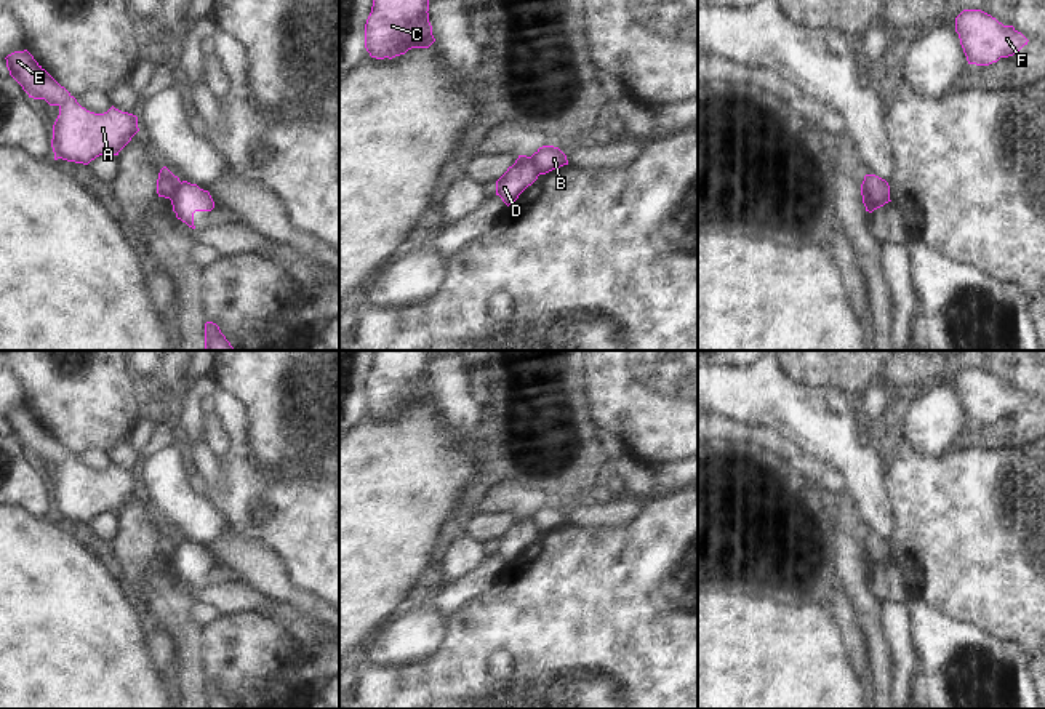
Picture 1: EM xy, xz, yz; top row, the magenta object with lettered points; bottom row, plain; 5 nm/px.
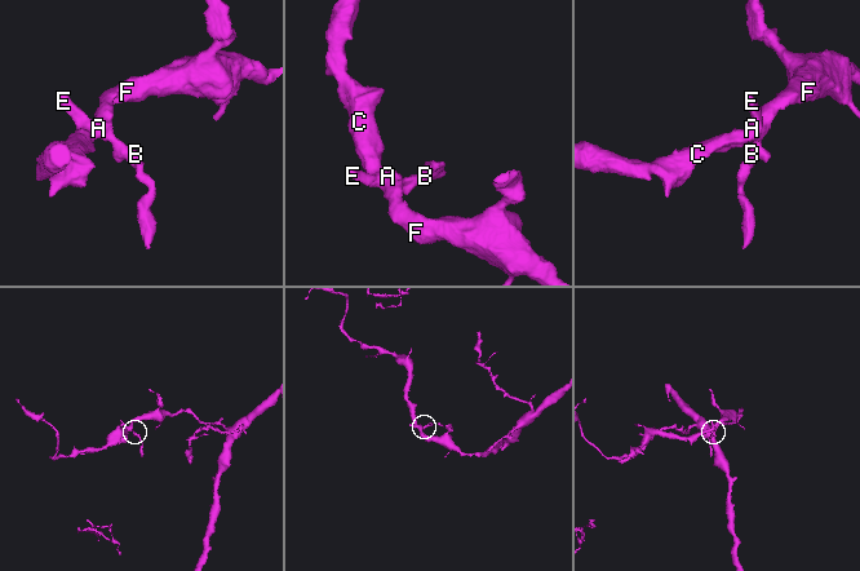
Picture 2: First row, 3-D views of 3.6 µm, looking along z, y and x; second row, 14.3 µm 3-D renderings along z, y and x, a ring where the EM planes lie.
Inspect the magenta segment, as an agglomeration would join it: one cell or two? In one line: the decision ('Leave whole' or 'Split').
Split

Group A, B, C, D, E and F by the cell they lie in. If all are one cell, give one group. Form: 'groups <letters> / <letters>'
groups A C D E F / B

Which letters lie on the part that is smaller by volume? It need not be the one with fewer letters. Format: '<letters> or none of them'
B

